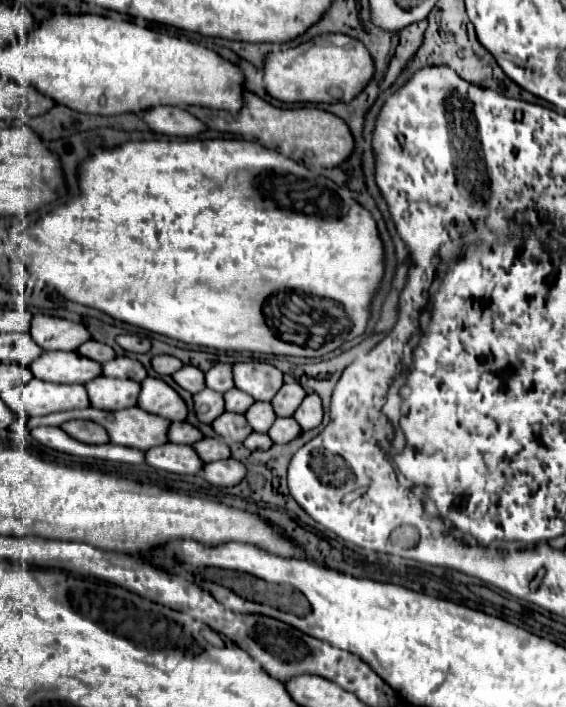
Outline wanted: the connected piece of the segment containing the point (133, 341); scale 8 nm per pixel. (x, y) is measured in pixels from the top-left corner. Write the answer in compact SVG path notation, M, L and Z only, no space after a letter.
M120 335L120 337L116 337L116 341L122 349L132 351L132 353L148 353L152 347L150 339L144 339L138 335Z

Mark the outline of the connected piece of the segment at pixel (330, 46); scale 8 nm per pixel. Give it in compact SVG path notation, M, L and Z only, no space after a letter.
M322 35L300 47L270 53L264 65L266 91L284 103L348 103L374 77L374 61L366 45L348 35Z

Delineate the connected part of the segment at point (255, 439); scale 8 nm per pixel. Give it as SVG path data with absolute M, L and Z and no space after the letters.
M252 433L246 437L244 445L250 449L250 451L256 451L256 449L270 449L274 445L274 441L266 435L266 433Z

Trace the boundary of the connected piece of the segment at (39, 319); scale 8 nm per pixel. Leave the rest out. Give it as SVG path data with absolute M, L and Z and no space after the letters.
M34 315L30 333L44 351L76 351L84 341L92 339L82 323L48 315Z

